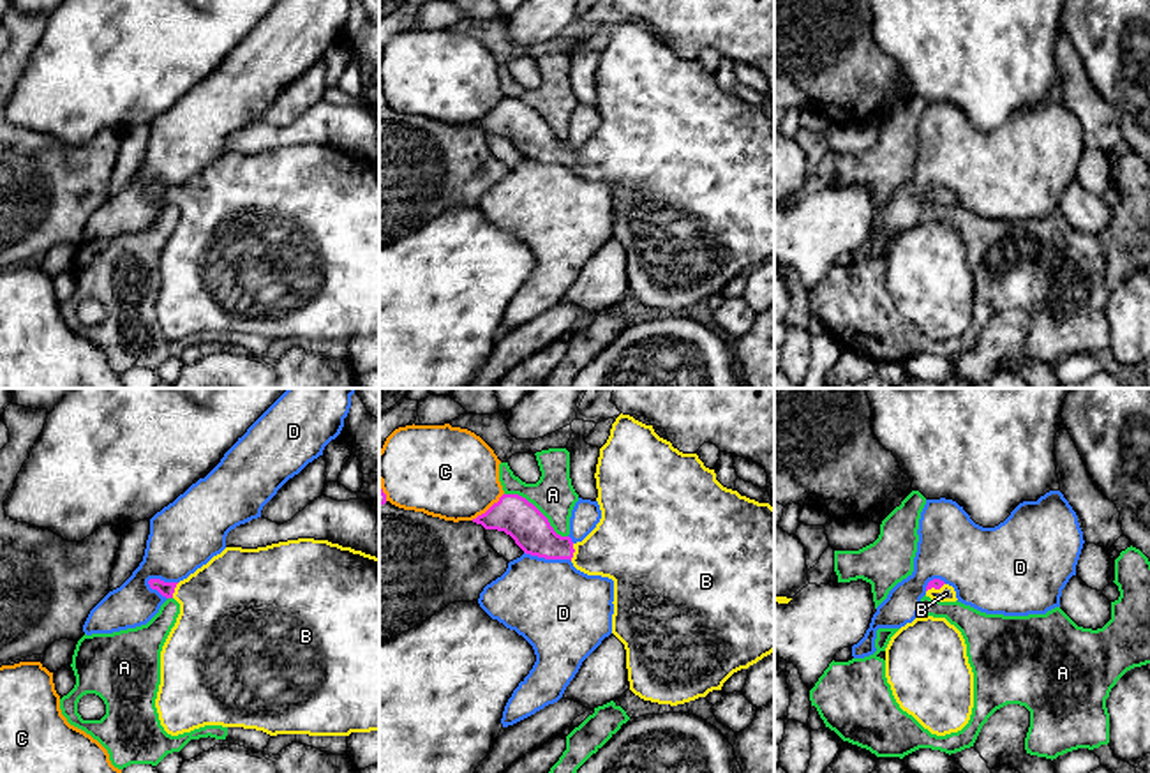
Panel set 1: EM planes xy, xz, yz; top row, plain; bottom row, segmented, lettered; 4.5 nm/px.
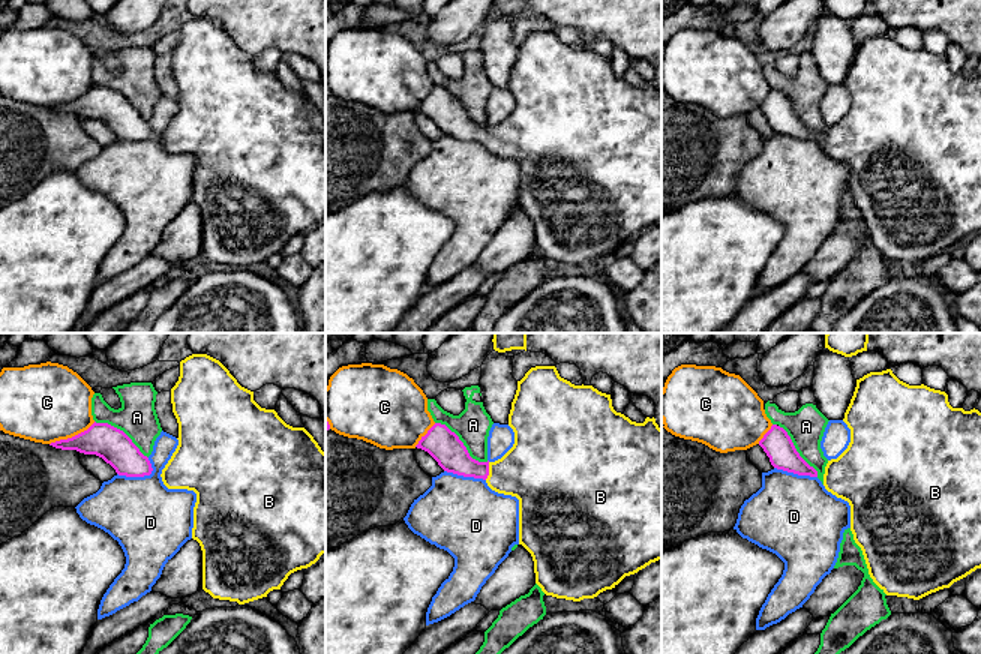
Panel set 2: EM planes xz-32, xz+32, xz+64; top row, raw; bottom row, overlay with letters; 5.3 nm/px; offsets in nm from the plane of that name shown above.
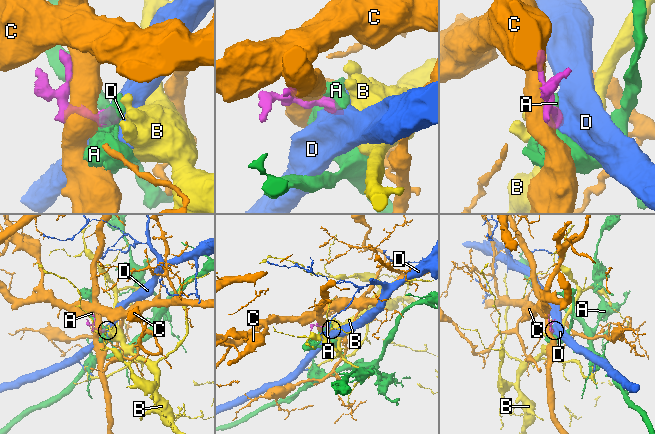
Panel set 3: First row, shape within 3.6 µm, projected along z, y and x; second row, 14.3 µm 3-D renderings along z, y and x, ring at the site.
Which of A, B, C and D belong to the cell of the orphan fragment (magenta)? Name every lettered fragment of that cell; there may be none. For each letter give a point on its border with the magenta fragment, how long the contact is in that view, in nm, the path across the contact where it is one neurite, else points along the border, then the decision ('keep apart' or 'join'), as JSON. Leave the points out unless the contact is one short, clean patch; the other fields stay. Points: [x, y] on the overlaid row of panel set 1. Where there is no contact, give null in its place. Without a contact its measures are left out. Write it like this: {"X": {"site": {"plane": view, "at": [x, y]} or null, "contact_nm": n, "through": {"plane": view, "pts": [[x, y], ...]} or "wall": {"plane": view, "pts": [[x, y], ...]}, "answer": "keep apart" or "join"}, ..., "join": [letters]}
{"A": {"site": {"plane": "xz", "at": [538, 510]}, "contact_nm": 360, "answer": "keep apart"}, "B": {"site": {"plane": "xz", "at": [574, 551]}, "contact_nm": 80, "through": {"plane": "xz", "pts": [[526, 525], [544, 542], [574, 551], [628, 546]]}, "answer": "join"}, "C": {"site": {"plane": "xz", "at": [489, 509]}, "contact_nm": 200, "answer": "keep apart"}, "D": {"site": {"plane": "xy", "at": [161, 581]}, "contact_nm": 140, "answer": "keep apart"}, "join": ["B"]}

